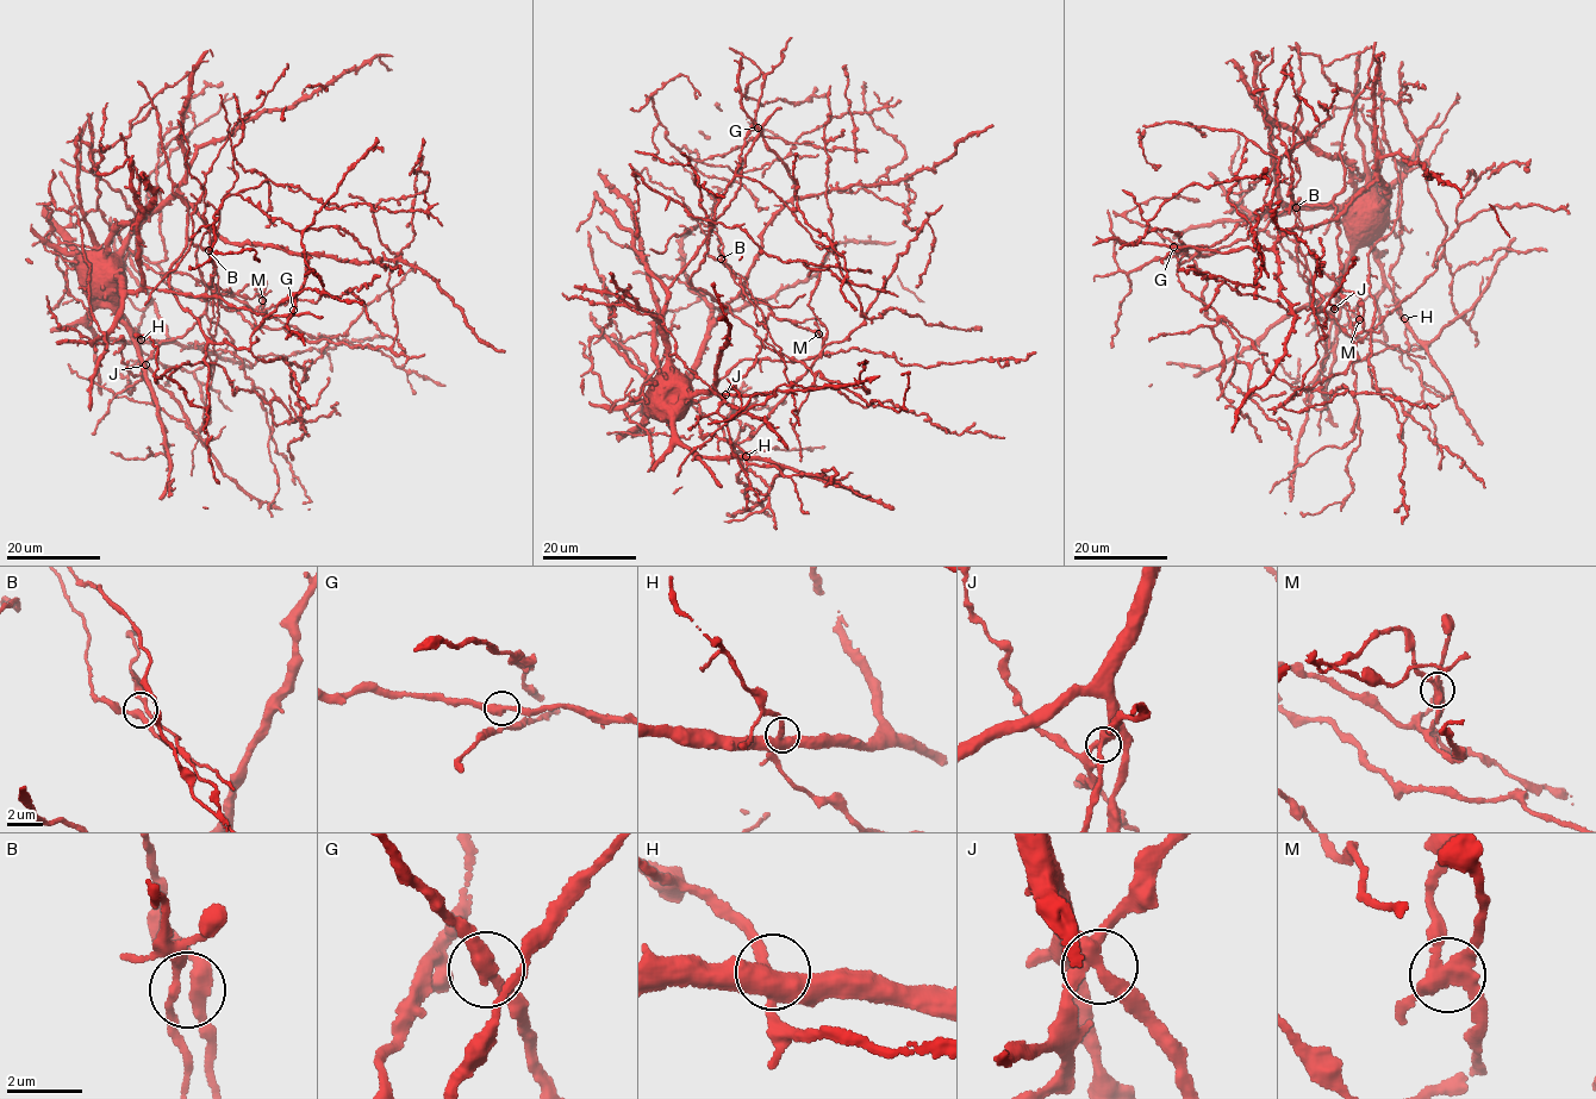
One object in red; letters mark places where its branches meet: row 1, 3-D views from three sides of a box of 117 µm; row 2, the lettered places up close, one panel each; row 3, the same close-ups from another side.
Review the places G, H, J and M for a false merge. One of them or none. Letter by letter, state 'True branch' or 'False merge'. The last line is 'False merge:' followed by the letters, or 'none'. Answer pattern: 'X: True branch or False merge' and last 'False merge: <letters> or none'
G: True branch
H: True branch
J: True branch
M: False merge
False merge: M

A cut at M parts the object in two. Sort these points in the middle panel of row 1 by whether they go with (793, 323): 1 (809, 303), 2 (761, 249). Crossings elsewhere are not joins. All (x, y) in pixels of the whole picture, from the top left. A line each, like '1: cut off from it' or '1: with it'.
1: cut off from it
2: cut off from it

